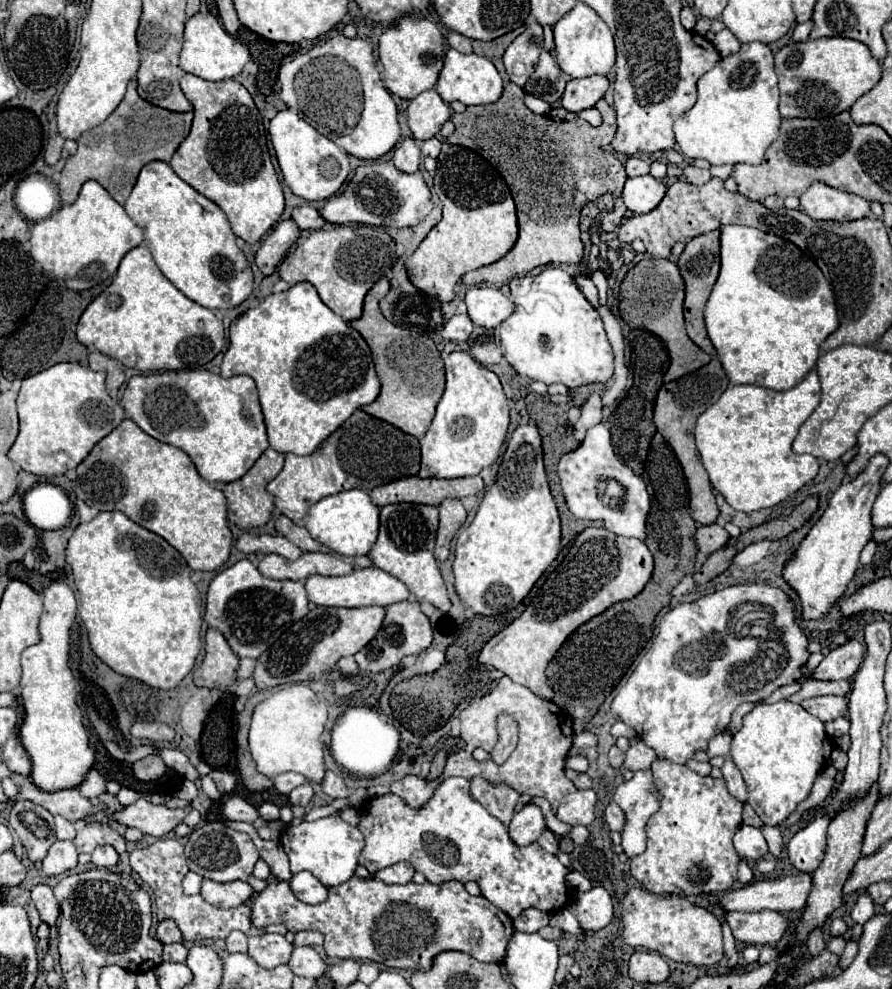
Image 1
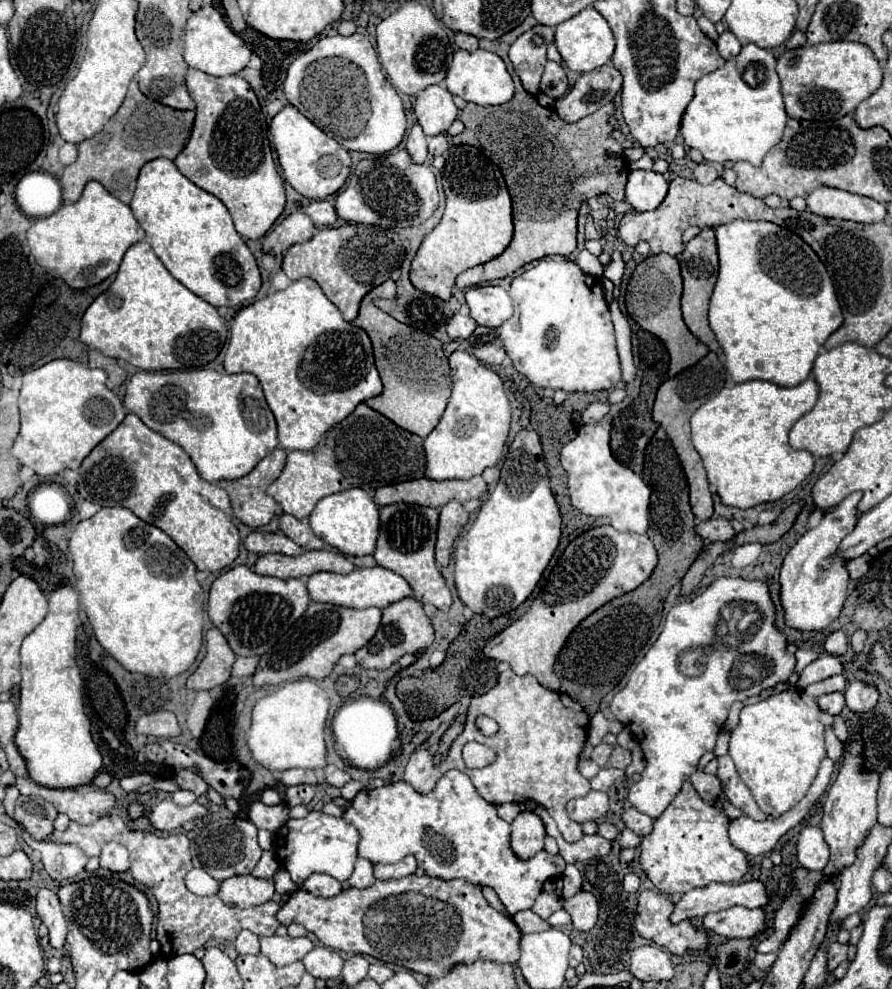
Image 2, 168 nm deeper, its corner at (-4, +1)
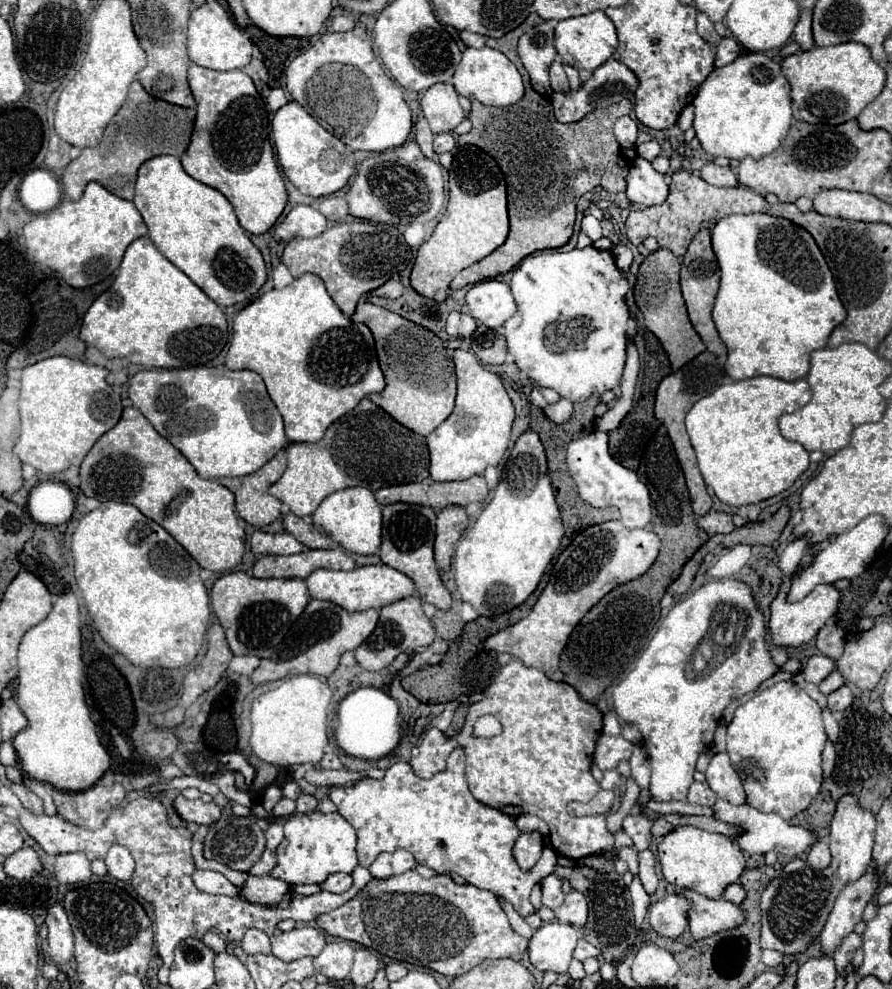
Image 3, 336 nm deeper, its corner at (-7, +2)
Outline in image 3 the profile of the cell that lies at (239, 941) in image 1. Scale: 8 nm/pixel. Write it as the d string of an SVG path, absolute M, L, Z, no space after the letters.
M248 929L240 945L248 955L254 955L254 953L266 953L268 955L270 953L270 937L260 929Z

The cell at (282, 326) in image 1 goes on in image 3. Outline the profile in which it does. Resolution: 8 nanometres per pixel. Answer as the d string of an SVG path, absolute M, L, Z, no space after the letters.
M306 273L302 277L298 277L292 285L284 287L284 289L272 289L268 293L264 293L262 297L254 299L250 305L246 305L244 309L240 309L238 313L234 315L234 321L232 321L232 333L230 351L226 355L226 367L232 369L232 371L238 371L238 369L250 369L250 371L256 371L258 375L262 375L264 383L266 383L266 389L268 389L268 395L270 399L274 401L274 405L278 407L282 419L284 419L284 429L286 429L286 437L290 443L316 443L322 439L324 431L336 421L340 419L342 415L346 415L348 411L352 411L366 395L370 393L380 393L384 389L384 377L382 377L382 371L378 367L378 361L376 361L376 351L374 351L374 339L372 339L372 333L370 329L364 325L364 323L352 323L348 317L344 317L344 313L338 309L338 305L332 301L332 297L328 295L324 283L320 277L312 275L312 273Z

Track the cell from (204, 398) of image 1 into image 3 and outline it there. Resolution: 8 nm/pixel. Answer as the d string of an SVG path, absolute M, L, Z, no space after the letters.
M210 364L185 368L142 369L130 379L128 397L134 407L168 439L198 471L202 479L242 477L258 471L286 443L282 417L266 393L264 381L254 371L230 371Z

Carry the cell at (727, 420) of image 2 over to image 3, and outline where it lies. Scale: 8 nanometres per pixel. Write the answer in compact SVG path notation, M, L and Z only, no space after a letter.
M752 377L752 379L744 379L744 381L736 381L736 383L730 383L730 385L722 385L718 387L712 395L708 397L702 397L698 403L694 403L694 407L688 411L686 415L686 429L688 429L688 435L690 435L690 441L692 441L692 447L696 449L696 455L698 455L698 467L700 467L700 473L704 481L706 481L707 490L711 493L711 488L722 503L726 505L734 505L734 507L740 507L740 505L750 505L750 503L760 503L764 499L770 499L782 491L786 491L806 469L808 469L808 451L800 445L800 443L792 443L788 439L782 437L780 433L780 427L778 427L778 421L784 413L794 413L796 409L804 407L806 403L810 403L812 399L812 391L810 391L810 385L806 383L806 379L798 379L798 381L782 381L782 379L776 379L776 377Z

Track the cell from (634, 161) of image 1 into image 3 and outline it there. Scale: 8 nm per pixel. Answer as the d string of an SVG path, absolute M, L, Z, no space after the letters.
M646 141L646 143L638 145L638 147L636 147L636 151L638 151L638 155L640 155L642 159L654 161L654 159L660 155L660 145L658 145L656 141Z

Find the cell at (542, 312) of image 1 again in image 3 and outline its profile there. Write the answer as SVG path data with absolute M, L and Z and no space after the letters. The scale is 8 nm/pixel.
M586 247L572 249L568 253L544 251L528 255L514 269L510 287L518 311L504 323L504 337L520 371L524 371L540 387L550 387L572 403L586 401L594 393L602 395L620 383L626 361L626 341L636 333L636 321L630 317L624 301L628 281L616 269L610 251Z

